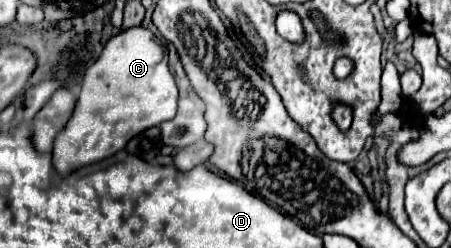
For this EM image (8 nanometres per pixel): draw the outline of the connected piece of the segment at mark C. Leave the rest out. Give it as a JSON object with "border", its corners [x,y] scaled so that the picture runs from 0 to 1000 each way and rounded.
{"border":[[[315,105],[284,113],[239,161],[222,234],[186,298],[169,435],[120,565],[115,653],[133,710],[253,629],[315,524],[386,476],[395,355],[368,242],[368,194],[346,177],[346,145]]]}

